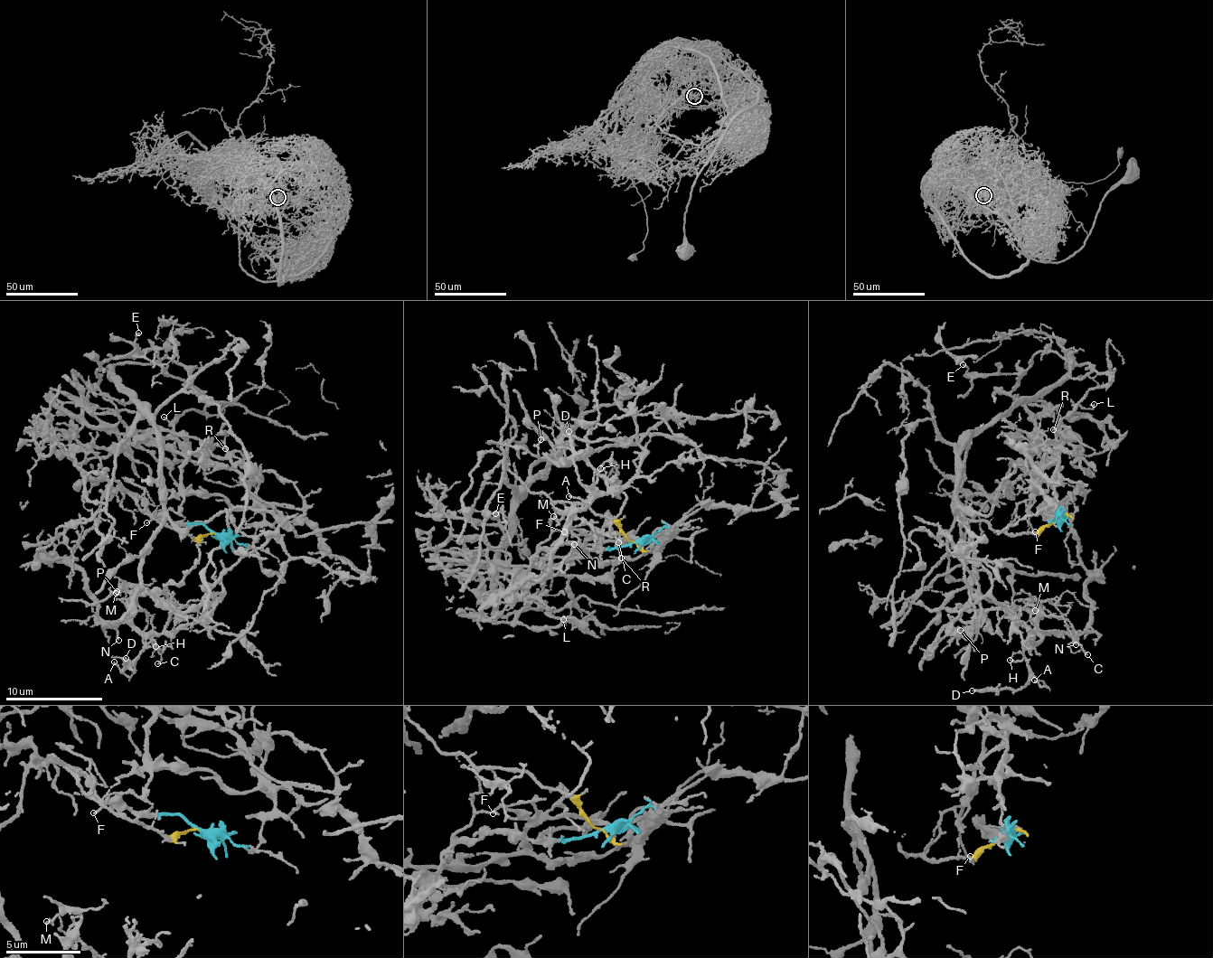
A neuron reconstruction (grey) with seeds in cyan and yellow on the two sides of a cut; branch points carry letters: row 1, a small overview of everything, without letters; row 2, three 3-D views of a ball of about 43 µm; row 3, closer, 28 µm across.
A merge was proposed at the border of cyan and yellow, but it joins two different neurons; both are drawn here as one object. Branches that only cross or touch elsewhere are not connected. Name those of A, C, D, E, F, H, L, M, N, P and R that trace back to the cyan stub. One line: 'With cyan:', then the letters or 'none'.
With cyan: A, C, D, E, F, H, L, M, N, P, R

